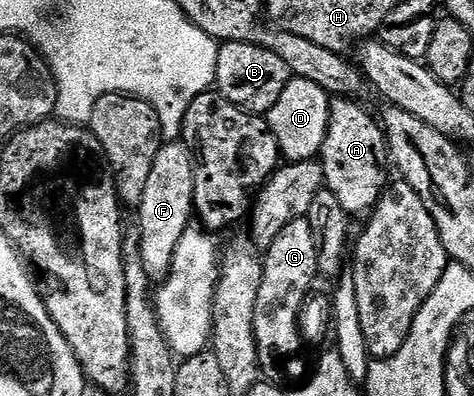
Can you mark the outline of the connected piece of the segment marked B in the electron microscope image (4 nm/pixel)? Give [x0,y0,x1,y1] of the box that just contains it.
[214,43,292,116]

